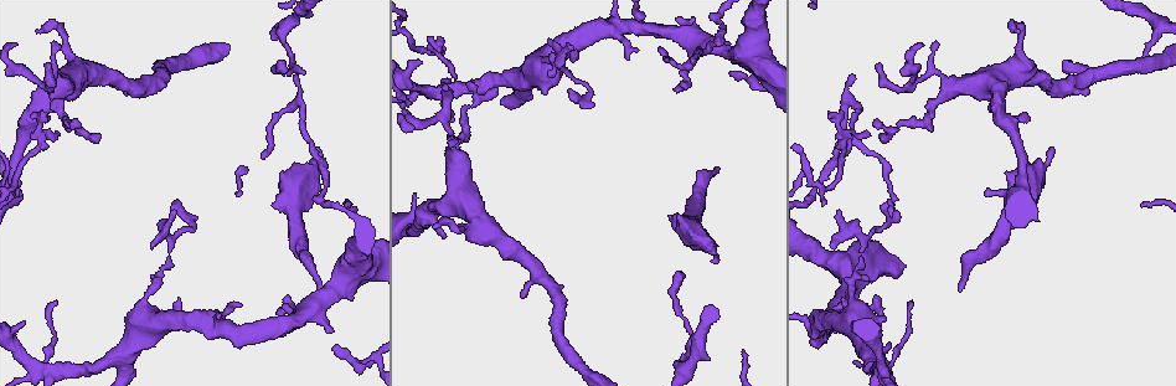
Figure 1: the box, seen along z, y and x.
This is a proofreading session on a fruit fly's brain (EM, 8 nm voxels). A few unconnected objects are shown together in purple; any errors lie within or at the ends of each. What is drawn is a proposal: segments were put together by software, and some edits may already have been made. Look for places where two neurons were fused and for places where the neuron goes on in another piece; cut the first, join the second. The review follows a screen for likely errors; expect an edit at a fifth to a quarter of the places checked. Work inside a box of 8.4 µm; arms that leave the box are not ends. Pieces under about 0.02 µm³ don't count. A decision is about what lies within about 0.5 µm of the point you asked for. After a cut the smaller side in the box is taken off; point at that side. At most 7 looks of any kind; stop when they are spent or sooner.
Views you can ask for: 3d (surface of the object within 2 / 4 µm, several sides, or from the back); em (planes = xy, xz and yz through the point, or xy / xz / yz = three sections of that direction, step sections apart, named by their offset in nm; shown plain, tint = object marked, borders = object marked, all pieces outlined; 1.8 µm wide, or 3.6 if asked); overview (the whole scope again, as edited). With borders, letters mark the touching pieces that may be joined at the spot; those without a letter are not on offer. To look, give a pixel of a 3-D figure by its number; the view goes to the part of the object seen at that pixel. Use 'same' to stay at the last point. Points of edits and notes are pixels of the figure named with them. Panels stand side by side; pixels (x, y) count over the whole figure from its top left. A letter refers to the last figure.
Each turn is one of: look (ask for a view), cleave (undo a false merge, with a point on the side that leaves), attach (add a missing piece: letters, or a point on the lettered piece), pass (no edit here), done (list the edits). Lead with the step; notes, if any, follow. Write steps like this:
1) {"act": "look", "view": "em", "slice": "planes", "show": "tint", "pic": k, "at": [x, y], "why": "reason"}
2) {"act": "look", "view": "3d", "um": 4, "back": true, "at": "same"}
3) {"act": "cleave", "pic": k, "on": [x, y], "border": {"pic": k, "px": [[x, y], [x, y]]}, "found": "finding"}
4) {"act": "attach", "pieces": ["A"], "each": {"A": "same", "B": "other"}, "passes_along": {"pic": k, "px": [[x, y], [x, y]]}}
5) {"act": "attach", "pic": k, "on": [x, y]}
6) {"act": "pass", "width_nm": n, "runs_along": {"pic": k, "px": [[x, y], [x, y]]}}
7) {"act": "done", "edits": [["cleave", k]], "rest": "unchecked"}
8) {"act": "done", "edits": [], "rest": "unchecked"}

{"act": "look", "view": "em", "slice": "planes", "show": "tint", "pic": 1, "at": [711, 261], "why": "branch stops here"}

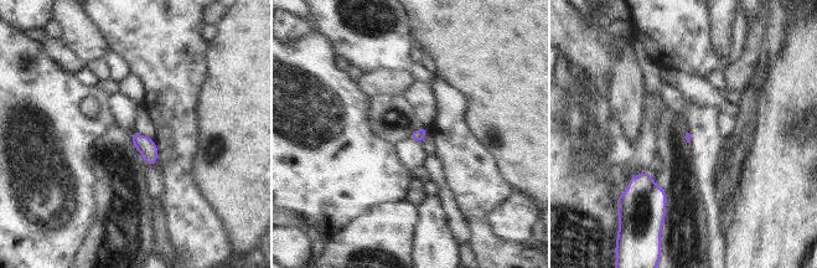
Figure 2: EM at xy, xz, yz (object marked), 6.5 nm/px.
{"act": "look", "view": "em", "slice": "planes", "show": "borders", "at": "same"}

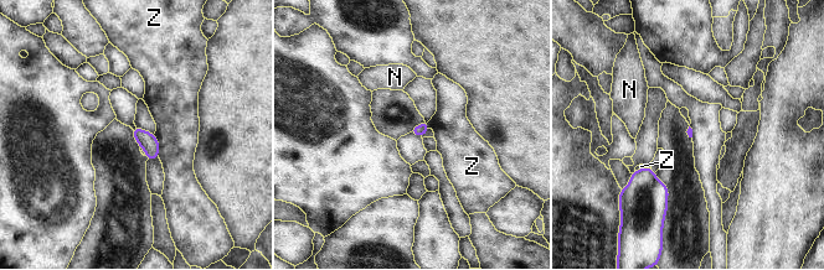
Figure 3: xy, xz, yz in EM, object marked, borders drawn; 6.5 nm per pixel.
{"act": "pass", "each": {"N": "other", "Z": "other"}, "border": {"pic": 3, "px": [[153, 134], [158, 141], [159, 156]]}, "found": "no lettered piece goes on from it"}

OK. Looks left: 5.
{"act": "look", "view": "3d", "um": 2, "back": true, "pic": 1, "at": [720, 168]}

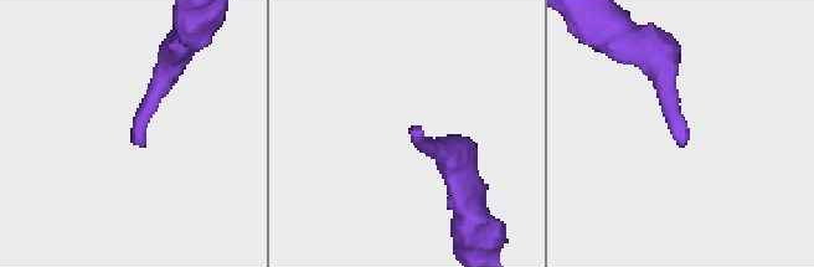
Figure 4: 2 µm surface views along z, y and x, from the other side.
{"act": "look", "view": "em", "slice": "yz", "step": 16, "show": "tint", "pic": 4, "at": [411, 130], "why": "need the tissue"}

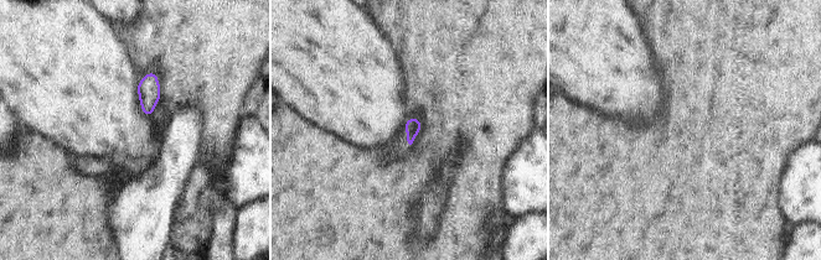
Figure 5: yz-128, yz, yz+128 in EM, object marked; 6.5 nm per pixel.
{"act": "look", "view": "em", "slice": "planes", "show": "borders", "at": "same", "why": "another direction"}

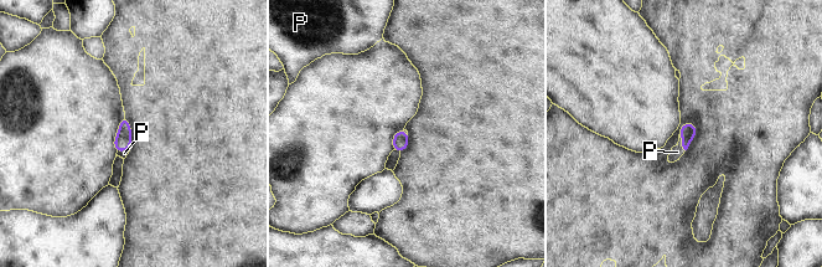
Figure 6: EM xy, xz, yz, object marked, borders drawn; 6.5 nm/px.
{"act": "attach", "pieces": ["P"], "longest_contact_nm": ["P", 120], "each": {"P": "same"}, "found": "it goes on there"}

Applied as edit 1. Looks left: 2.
{"act": "look", "view": "em", "um": 3.6, "slice": "planes", "show": "borders", "pic": 1, "at": [692, 60], "why": "tapers out"}

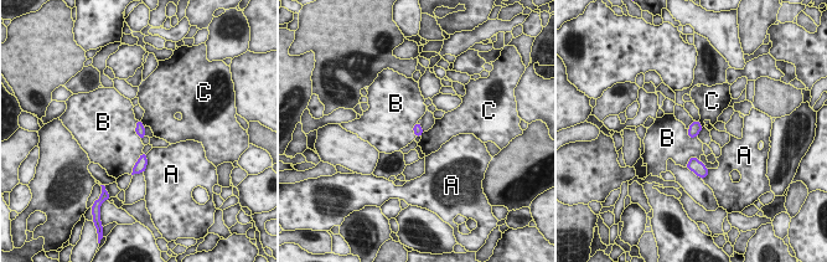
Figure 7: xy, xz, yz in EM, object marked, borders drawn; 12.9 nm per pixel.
{"act": "pass", "longest_contact_nm": ["B", 300], "each": {"A": "other", "B": "other", "C": "other"}, "border": {"pic": 7, "px": [[143, 153], [132, 171]]}, "found": "no lettered piece goes on from it"}

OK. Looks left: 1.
{"act": "done", "edits": [["attach", 6]], "rest": "unchecked"}

